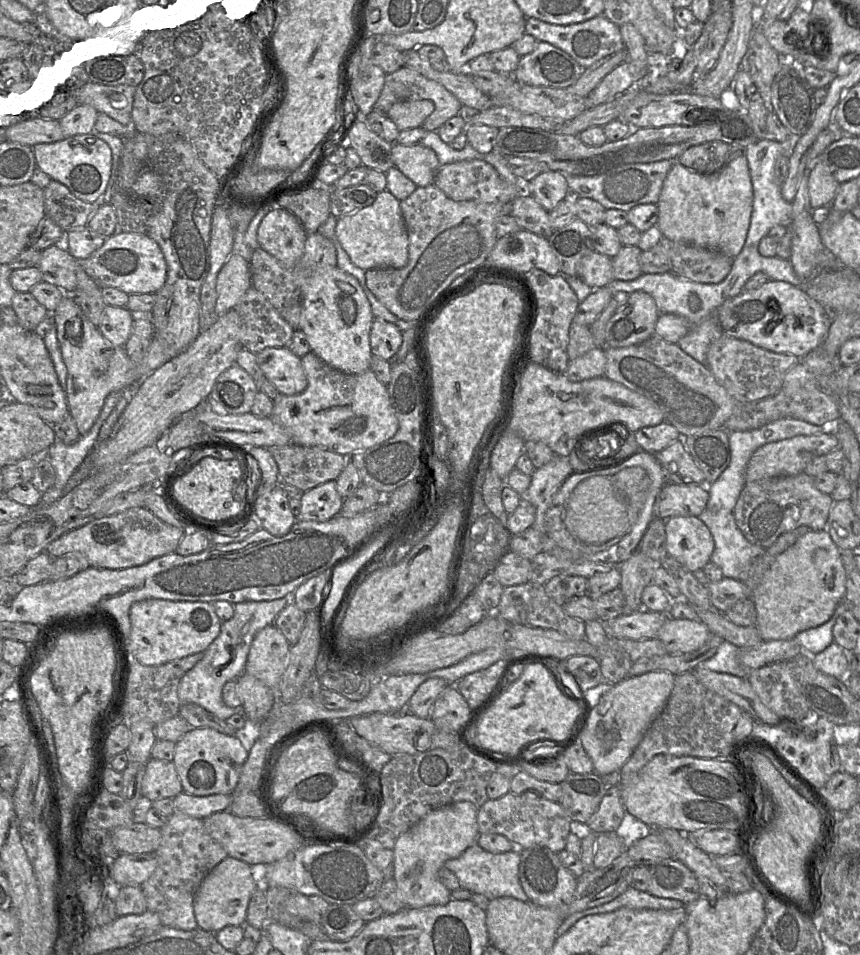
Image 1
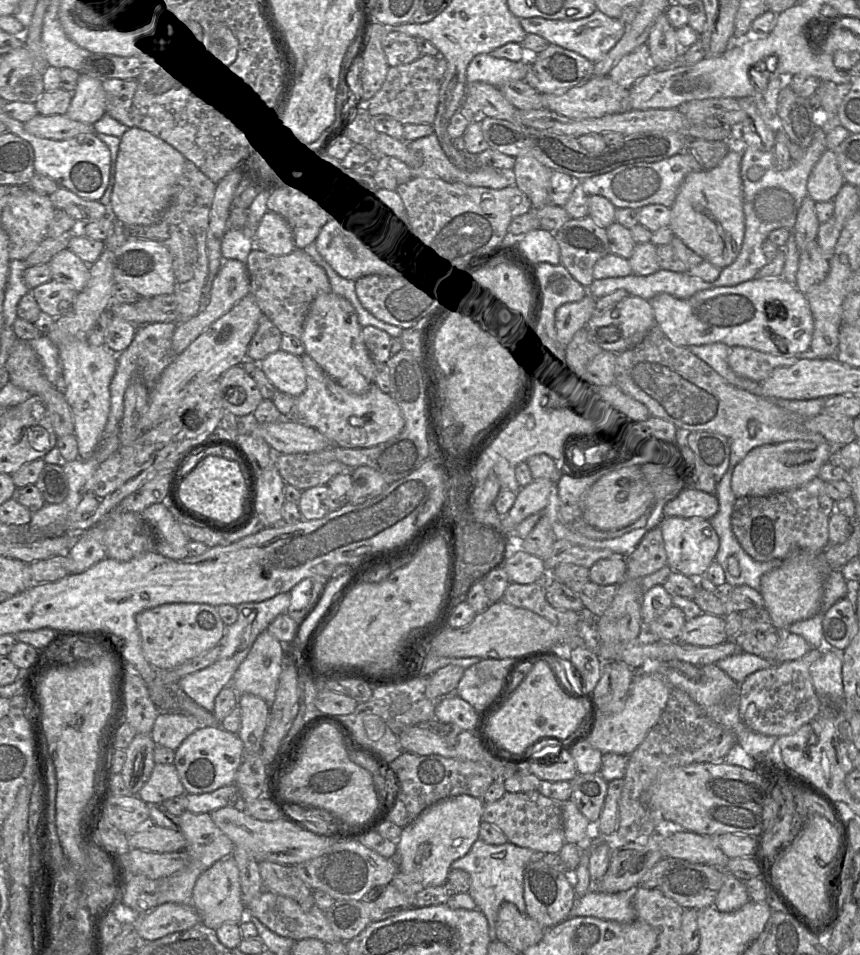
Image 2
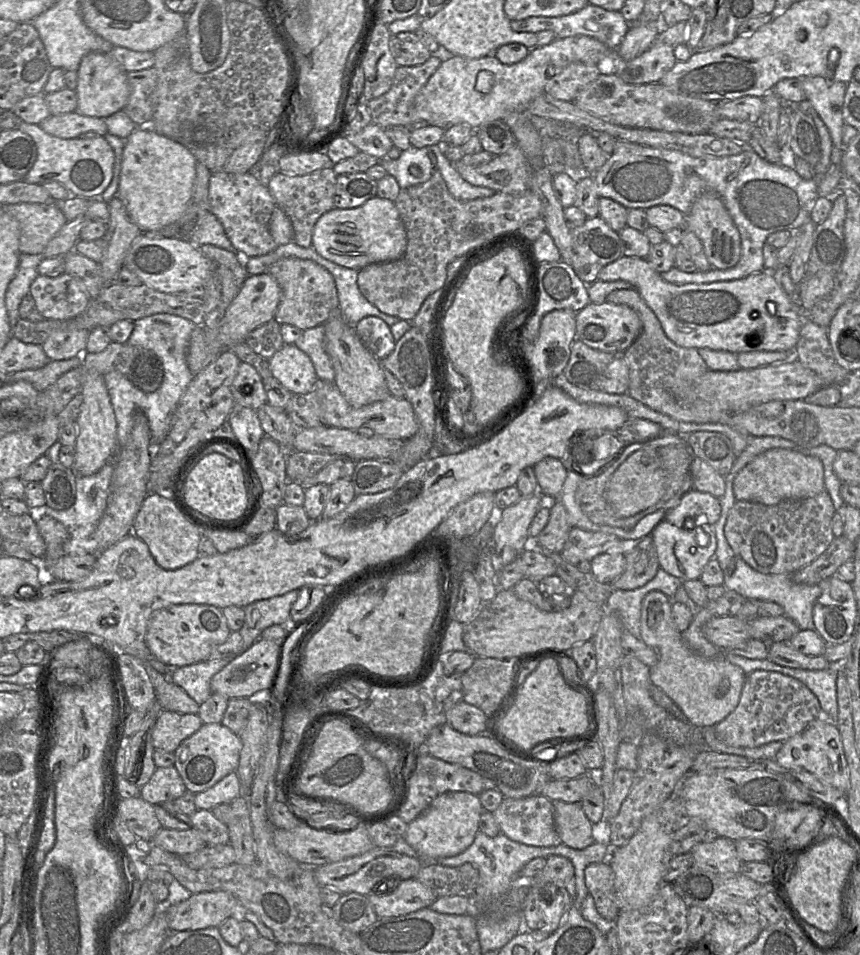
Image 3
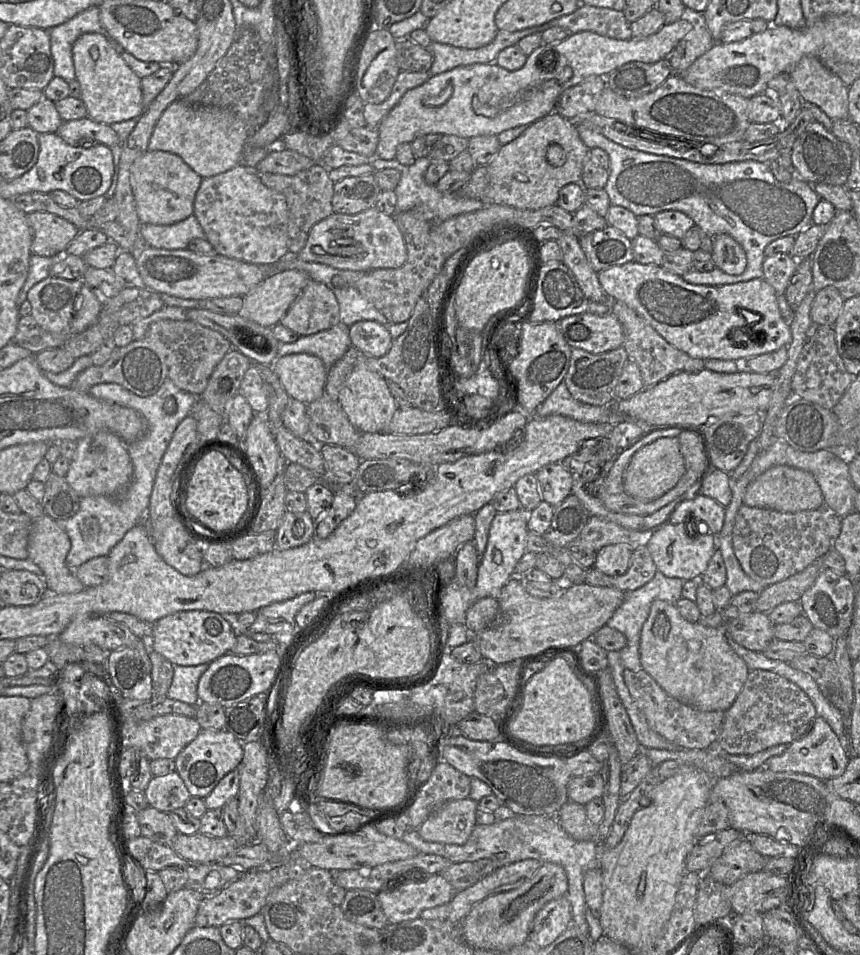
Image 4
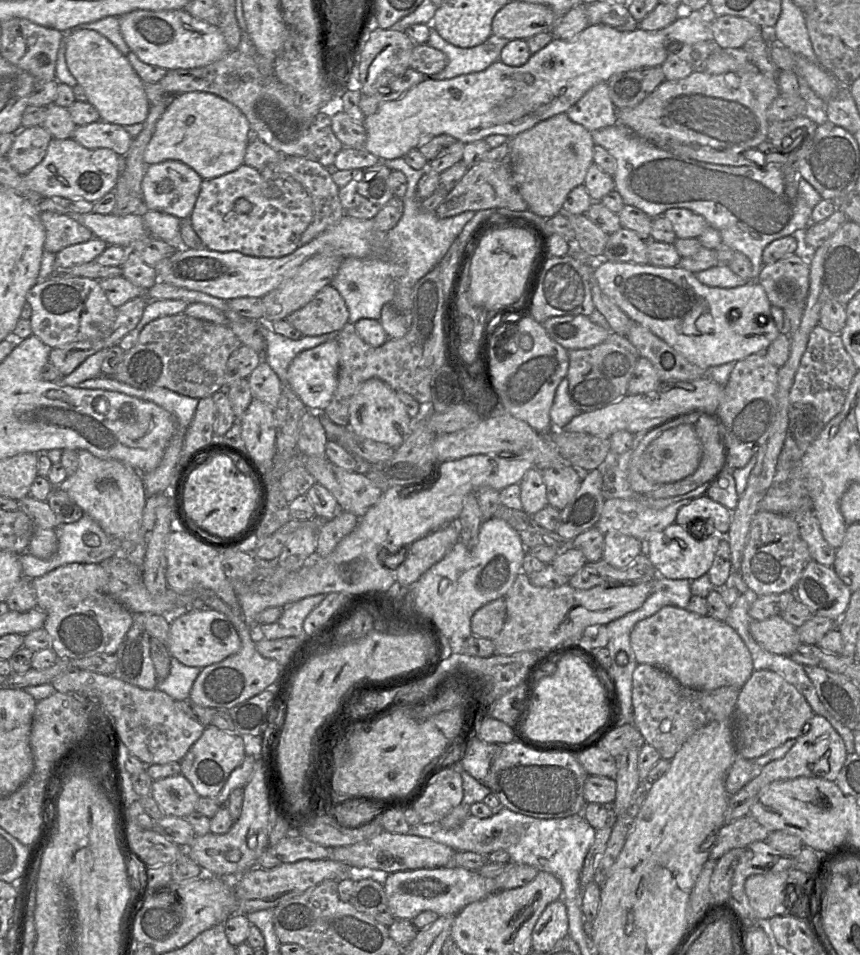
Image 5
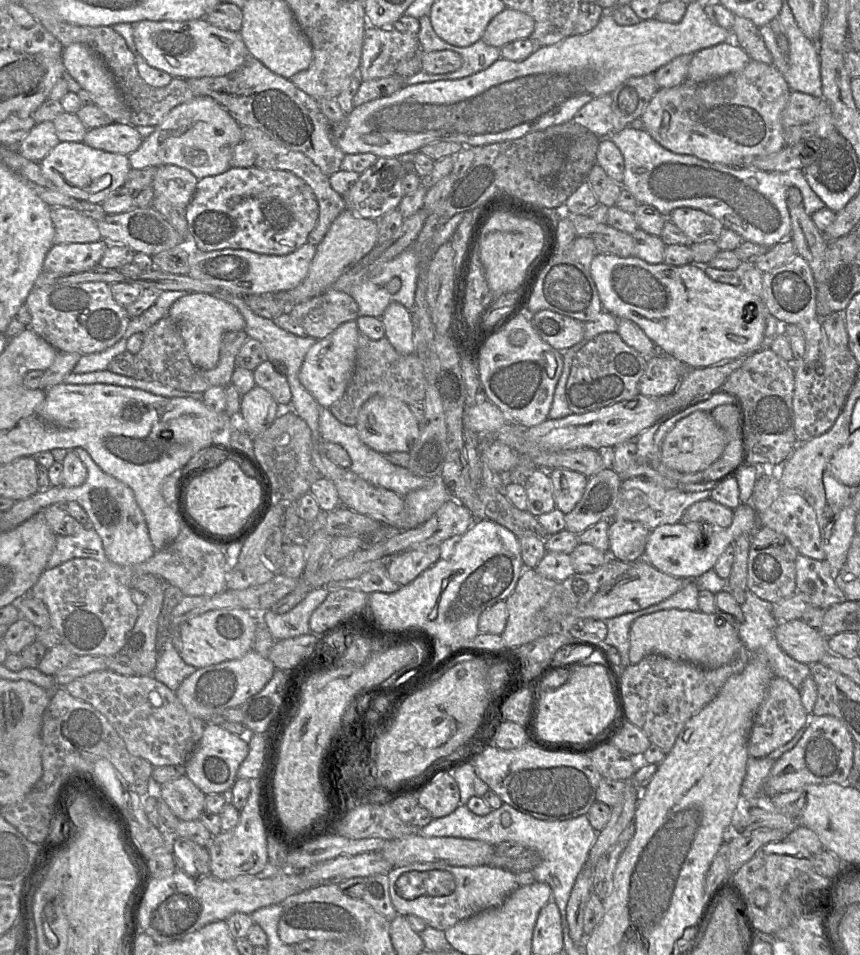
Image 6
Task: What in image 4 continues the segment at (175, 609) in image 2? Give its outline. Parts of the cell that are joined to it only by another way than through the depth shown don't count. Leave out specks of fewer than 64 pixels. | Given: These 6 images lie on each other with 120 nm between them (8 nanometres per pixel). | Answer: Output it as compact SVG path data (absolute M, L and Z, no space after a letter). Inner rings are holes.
M205 610L181 611L165 616L153 624L150 650L154 650L180 666L197 666L211 663L231 649L236 643L237 634L223 615Z

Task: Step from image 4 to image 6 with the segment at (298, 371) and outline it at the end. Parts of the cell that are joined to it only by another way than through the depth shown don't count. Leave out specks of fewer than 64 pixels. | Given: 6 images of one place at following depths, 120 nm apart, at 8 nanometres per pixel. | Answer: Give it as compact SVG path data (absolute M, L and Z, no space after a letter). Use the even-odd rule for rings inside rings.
M357 322L341 324L326 338L318 340L306 353L299 381L322 408L330 408L344 395L355 370L359 329Z

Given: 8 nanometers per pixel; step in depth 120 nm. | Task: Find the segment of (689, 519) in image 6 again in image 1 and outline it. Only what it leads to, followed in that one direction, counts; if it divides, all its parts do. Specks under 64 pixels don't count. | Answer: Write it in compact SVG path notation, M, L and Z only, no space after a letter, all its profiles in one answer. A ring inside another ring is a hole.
M667 481L657 495L653 514L664 520L676 516L698 517L708 501L709 493L704 484L676 484Z

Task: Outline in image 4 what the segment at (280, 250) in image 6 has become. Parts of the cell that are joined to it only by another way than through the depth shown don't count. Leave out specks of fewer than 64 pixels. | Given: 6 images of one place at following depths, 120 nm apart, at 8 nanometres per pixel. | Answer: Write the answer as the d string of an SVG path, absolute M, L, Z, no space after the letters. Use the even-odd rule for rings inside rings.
M244 163L202 179L195 196L193 214L204 231L205 239L218 254L253 264L273 264L289 251L288 207L284 195L266 186L260 173Z

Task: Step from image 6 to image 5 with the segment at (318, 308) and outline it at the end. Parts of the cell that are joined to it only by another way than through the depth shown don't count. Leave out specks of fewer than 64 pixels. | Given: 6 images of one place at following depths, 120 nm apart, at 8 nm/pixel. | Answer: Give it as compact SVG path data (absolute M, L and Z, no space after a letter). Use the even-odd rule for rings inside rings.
M327 285L285 320L303 336L320 336L338 333L349 322L349 311L341 294Z

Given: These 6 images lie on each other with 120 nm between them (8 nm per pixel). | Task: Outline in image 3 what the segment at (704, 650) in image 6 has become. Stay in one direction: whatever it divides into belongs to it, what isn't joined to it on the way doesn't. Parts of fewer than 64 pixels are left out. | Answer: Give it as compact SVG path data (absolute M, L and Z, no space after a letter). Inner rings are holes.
M660 591L649 592L642 601L640 633L643 642L658 656L657 663L650 667L651 682L660 688L682 711L683 717L697 727L714 727L737 707L747 675L730 663L725 655L706 658L691 650L683 640L682 633L674 626L671 616L673 600Z

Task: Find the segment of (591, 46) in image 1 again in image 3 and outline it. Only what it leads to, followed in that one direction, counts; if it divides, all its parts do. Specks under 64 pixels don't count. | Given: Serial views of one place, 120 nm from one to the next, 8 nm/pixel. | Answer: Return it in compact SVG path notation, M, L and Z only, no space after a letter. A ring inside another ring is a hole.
M587 4L581 10L557 17L529 17L524 20L511 21L511 28L515 32L538 33L544 30L553 31L557 38L572 36L588 36L605 44L609 49L615 50L624 39L630 24L625 21L620 11L608 11L599 6Z

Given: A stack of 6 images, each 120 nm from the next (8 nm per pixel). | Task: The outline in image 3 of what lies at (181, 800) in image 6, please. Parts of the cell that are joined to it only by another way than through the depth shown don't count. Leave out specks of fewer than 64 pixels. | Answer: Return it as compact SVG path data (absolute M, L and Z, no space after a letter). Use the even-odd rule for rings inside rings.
M174 766L156 767L149 781L140 788L140 797L156 805L173 801L187 791L178 771Z

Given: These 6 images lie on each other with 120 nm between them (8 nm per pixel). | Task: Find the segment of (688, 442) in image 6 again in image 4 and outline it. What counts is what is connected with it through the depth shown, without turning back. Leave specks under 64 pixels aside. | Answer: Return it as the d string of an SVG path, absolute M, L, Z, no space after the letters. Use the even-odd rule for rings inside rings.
M662 437L639 449L631 458L623 474L625 492L641 501L661 497L672 489L685 473L685 461L677 437Z

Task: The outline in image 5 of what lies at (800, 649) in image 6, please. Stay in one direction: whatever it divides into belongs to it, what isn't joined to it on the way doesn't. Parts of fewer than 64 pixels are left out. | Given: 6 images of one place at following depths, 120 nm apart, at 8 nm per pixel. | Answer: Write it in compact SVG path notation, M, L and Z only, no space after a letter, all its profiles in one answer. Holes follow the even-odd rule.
M781 616L751 620L749 625L751 636L762 648L786 656L790 656L801 645L796 628Z

